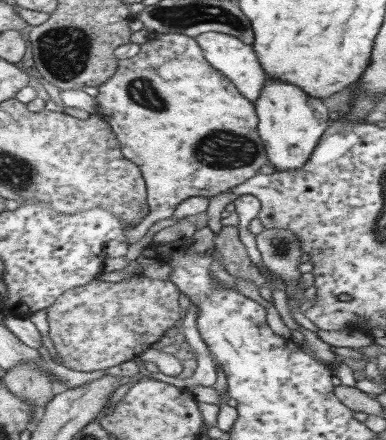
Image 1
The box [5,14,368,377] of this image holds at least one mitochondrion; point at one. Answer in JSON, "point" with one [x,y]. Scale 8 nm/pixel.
{"point":[63,52]}

